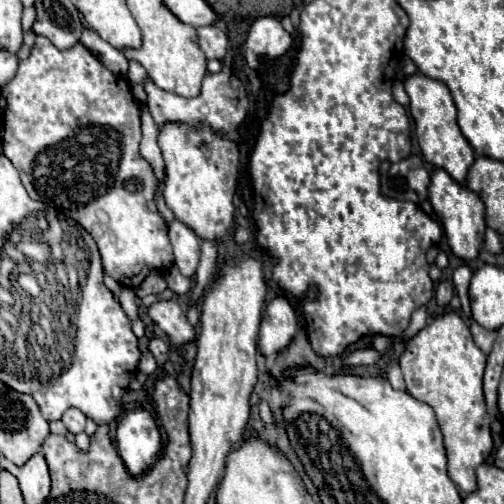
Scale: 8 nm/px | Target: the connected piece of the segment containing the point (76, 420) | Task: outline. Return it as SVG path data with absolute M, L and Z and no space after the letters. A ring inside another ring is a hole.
M68 408L64 414L62 414L62 422L64 426L72 432L72 434L78 434L84 430L86 426L86 416L78 410L78 408Z

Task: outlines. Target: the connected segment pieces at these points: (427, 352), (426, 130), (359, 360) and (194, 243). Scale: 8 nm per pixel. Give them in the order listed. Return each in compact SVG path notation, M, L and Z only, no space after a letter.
M448 312L434 318L412 338L406 338L404 352L398 362L406 380L406 390L414 398L426 402L436 414L438 426L444 434L450 480L464 494L476 490L474 470L490 456L494 448L490 418L482 394L486 354L474 344L464 320L456 312Z
M420 72L404 80L404 90L410 96L410 114L416 124L416 136L424 158L436 168L444 168L456 182L464 184L464 172L468 172L468 164L474 160L474 150L456 124L456 106L450 90L444 82L428 78Z
M372 346L364 348L364 350L356 350L352 354L346 356L344 366L356 366L356 364L376 364L380 360L380 352L374 350Z
M172 220L168 228L168 238L174 250L174 264L178 270L192 278L200 260L200 240L192 228L180 220Z

